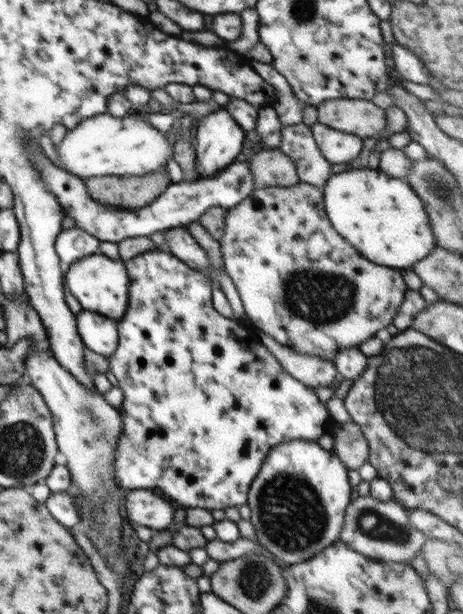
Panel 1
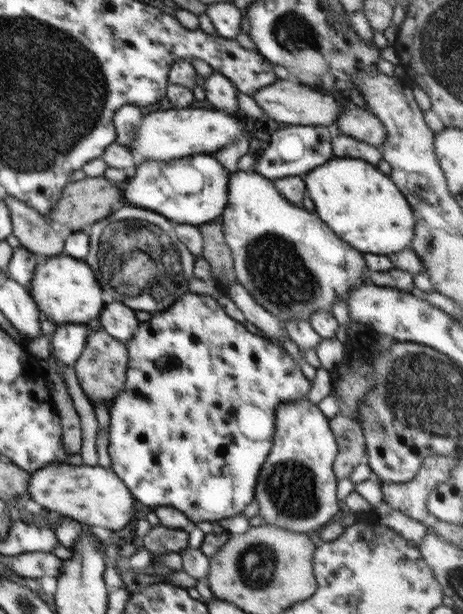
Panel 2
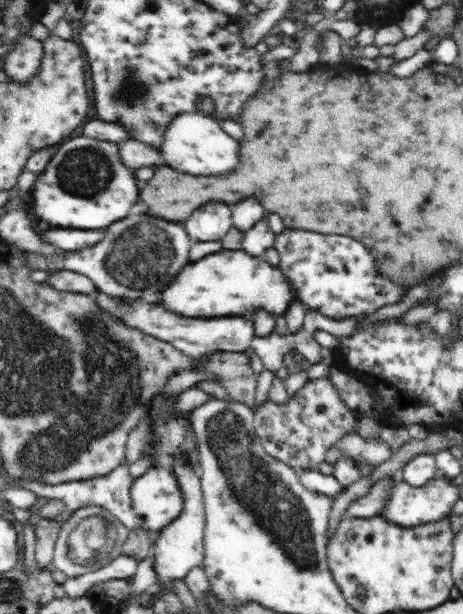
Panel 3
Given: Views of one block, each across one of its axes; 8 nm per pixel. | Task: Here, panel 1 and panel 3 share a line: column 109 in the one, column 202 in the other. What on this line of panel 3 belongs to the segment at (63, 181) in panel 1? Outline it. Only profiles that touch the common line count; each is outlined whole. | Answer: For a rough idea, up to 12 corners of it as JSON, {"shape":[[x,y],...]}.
{"shape":[[207,202],[183,225],[193,242],[220,240],[233,226],[230,205]]}

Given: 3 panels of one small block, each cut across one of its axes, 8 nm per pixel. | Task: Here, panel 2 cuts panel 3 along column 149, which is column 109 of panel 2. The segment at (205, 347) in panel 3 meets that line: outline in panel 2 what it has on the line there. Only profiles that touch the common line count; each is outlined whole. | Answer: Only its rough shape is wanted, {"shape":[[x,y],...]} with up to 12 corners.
{"shape":[[121,302],[105,303],[101,328],[122,343],[141,324]]}

